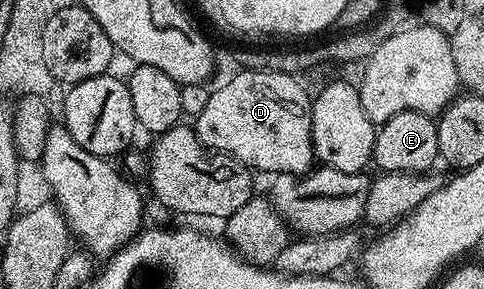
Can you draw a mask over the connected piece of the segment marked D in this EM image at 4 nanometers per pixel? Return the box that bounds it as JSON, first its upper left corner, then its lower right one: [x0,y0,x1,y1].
[194,71,316,176]

